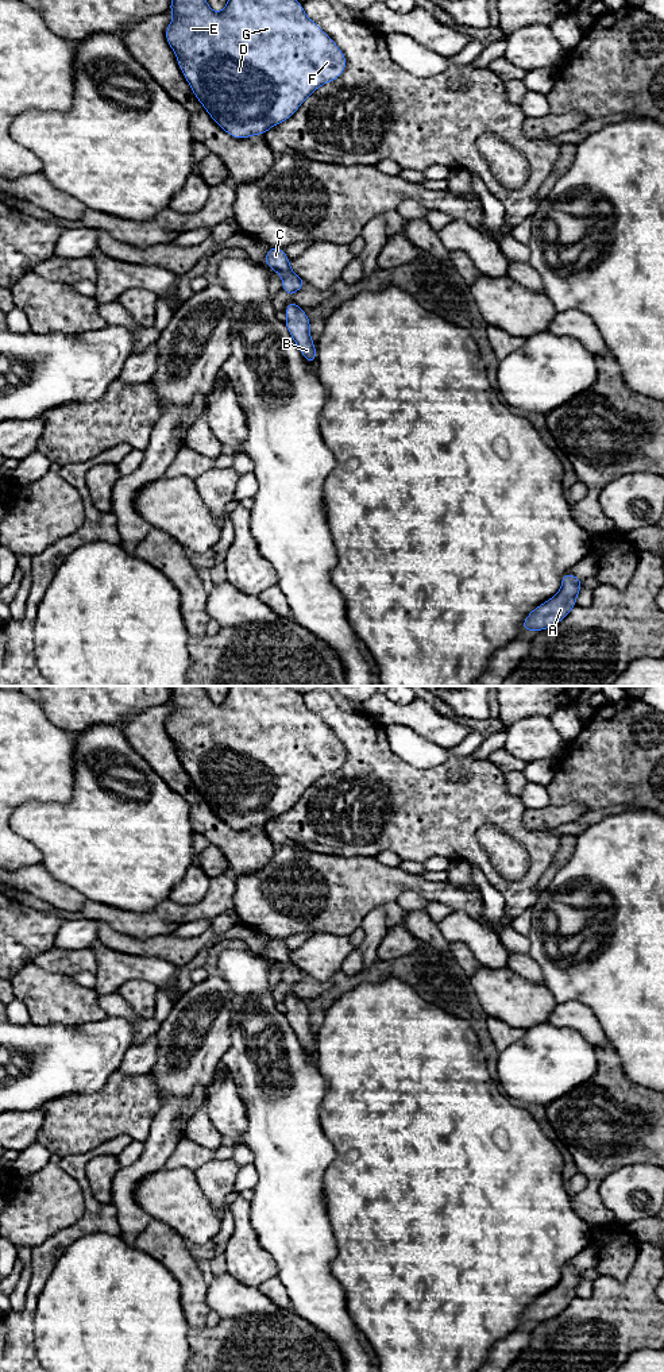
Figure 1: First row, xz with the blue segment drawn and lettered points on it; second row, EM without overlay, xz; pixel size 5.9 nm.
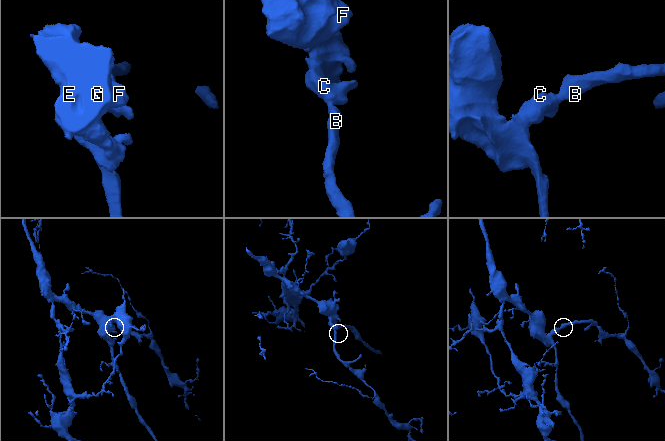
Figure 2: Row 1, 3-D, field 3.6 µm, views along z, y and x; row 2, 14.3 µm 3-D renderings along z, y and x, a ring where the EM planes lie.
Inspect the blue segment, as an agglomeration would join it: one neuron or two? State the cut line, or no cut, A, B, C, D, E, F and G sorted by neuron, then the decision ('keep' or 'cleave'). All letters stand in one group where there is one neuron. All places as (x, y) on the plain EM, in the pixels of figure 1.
no cut; A B C D E F G; keep

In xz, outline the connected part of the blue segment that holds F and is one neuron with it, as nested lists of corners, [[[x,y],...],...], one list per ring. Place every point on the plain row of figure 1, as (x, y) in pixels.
[[[175,686],[170,690],[170,701],[173,713],[165,722],[165,729],[175,744],[178,758],[192,779],[196,790],[206,801],[213,813],[223,820],[229,828],[244,830],[254,826],[265,826],[275,816],[290,810],[300,797],[321,776],[336,772],[347,759],[347,749],[337,739],[332,729],[329,729],[320,717],[310,712],[302,694],[290,689],[289,686],[229,686],[229,690],[221,704],[213,704],[202,686]]]

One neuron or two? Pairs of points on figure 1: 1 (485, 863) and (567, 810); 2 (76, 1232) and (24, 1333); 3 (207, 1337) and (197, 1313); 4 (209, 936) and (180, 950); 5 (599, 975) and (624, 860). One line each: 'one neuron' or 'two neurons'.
1: two neurons
2: one neuron
3: two neurons
4: one neuron
5: one neuron

